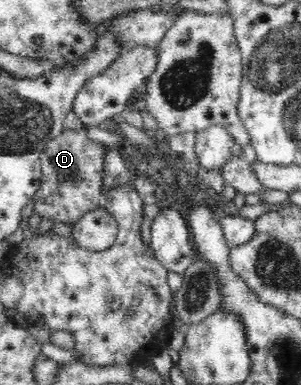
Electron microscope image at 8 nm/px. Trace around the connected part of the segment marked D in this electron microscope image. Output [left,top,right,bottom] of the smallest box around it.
[33,128,108,224]

